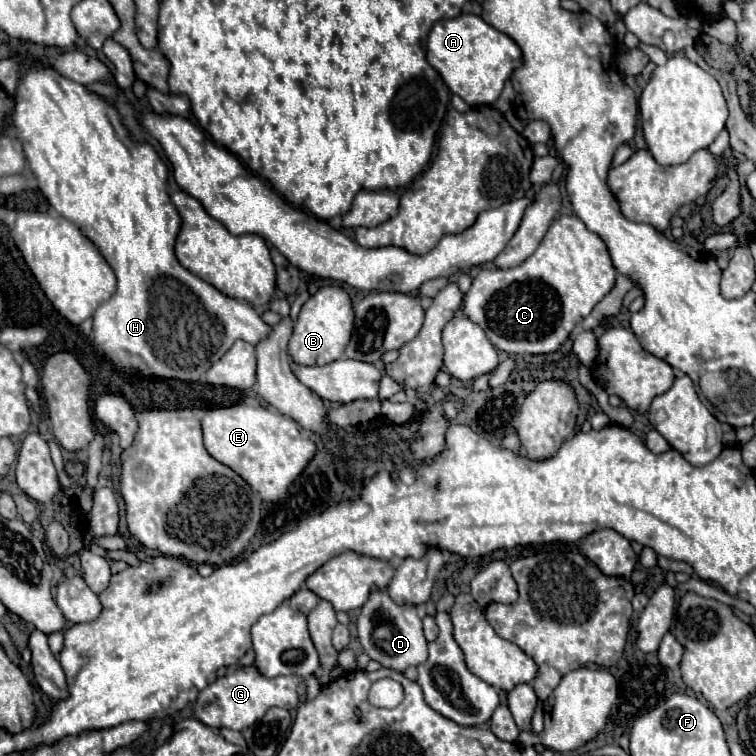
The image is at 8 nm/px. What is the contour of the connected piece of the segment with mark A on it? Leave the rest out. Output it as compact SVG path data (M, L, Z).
M475 14L439 20L429 32L427 60L441 74L449 90L459 94L469 106L493 104L499 98L505 80L509 80L513 70L523 64L521 48L507 34L491 28Z

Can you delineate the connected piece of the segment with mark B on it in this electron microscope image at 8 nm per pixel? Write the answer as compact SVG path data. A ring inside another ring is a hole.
M325 286L315 296L311 296L297 318L293 336L289 340L289 356L299 366L325 366L343 356L345 346L349 344L353 328L353 308L347 292L341 288Z

